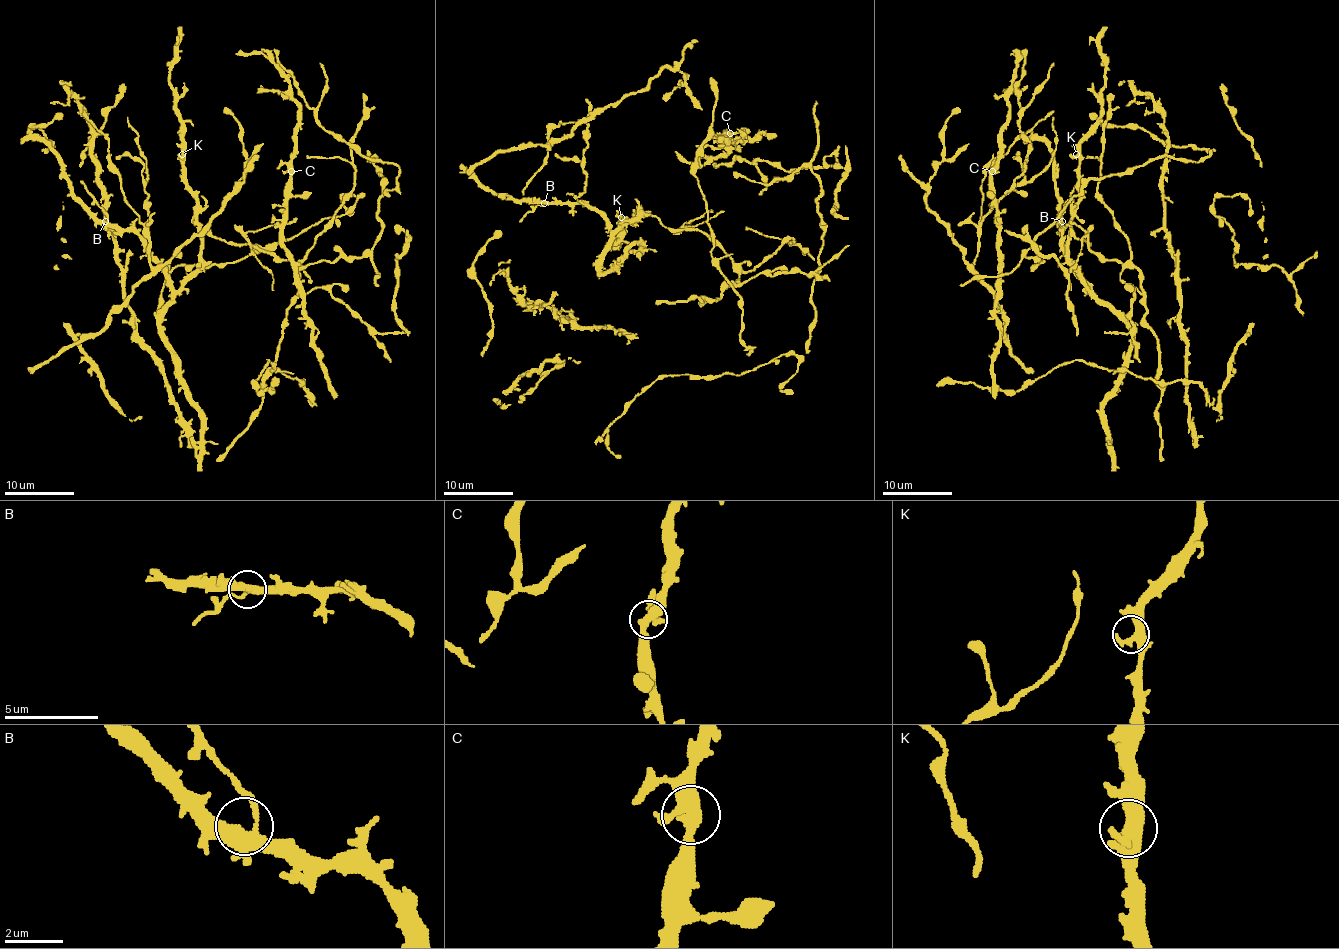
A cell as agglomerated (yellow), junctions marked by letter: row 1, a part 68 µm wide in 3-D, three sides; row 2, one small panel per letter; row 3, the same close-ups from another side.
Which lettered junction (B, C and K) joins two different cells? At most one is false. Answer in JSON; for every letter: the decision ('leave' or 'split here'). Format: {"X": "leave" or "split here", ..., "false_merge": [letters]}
{"B": "leave", "C": "leave", "K": "leave", "false_merge": []}

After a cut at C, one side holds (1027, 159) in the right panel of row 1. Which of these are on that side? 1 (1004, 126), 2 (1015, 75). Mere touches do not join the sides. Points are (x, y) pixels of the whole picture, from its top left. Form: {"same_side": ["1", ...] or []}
{"same_side": []}

